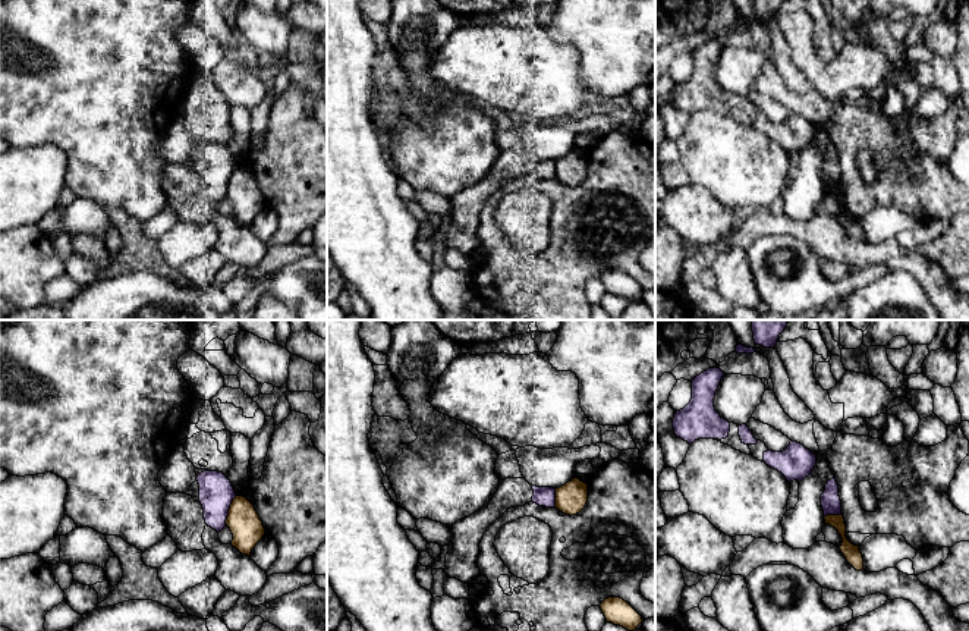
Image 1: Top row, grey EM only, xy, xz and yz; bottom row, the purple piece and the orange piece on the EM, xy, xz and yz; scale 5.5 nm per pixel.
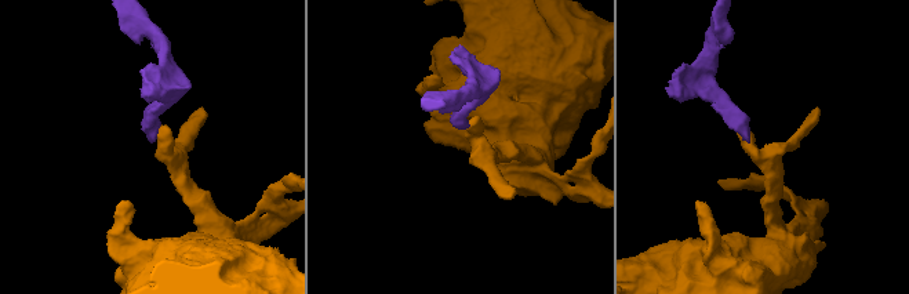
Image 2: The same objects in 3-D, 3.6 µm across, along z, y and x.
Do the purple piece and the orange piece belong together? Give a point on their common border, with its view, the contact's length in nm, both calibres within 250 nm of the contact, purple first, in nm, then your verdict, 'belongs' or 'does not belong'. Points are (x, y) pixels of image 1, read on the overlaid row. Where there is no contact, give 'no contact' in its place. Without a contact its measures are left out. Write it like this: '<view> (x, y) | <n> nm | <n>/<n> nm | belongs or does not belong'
xy (227, 511) | 170 nm | 190/170 nm | does not belong

